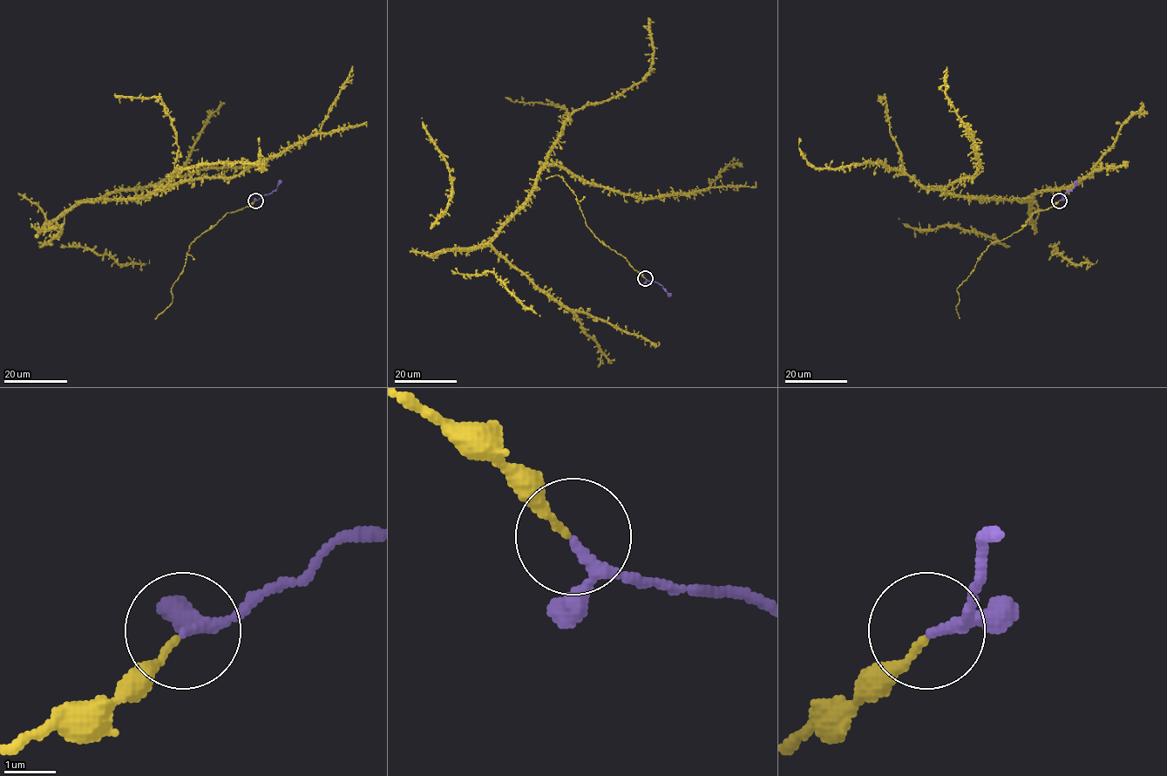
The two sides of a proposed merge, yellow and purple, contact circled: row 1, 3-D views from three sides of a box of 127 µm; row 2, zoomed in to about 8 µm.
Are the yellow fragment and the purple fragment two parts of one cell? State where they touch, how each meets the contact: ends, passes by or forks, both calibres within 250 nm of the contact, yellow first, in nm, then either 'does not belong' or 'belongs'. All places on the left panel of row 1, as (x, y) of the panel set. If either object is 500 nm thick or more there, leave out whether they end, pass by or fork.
at (255, 200); yellow ends there; purple passes by; 140 nm thick on the yellow side, 160 nm on the other; belongs

